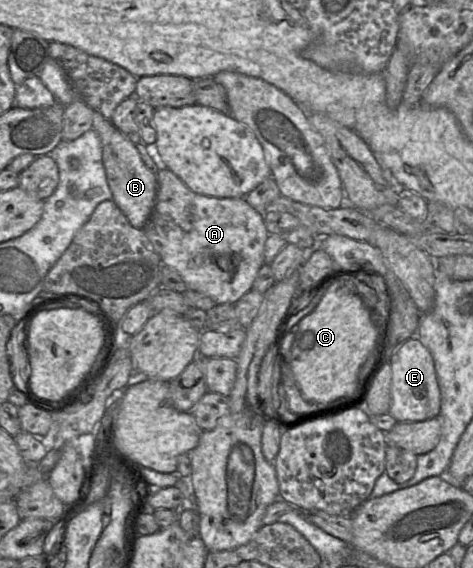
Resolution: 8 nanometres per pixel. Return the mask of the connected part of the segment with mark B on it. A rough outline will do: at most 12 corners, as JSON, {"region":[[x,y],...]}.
{"region":[[109,119],[92,129],[112,200],[143,229],[156,200],[157,172]]}

